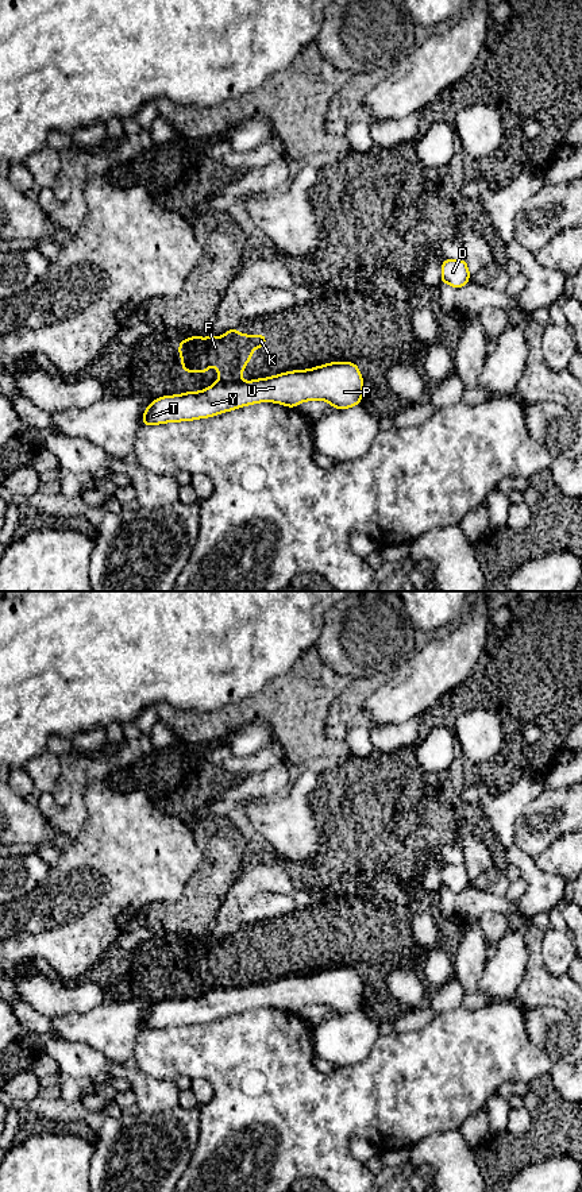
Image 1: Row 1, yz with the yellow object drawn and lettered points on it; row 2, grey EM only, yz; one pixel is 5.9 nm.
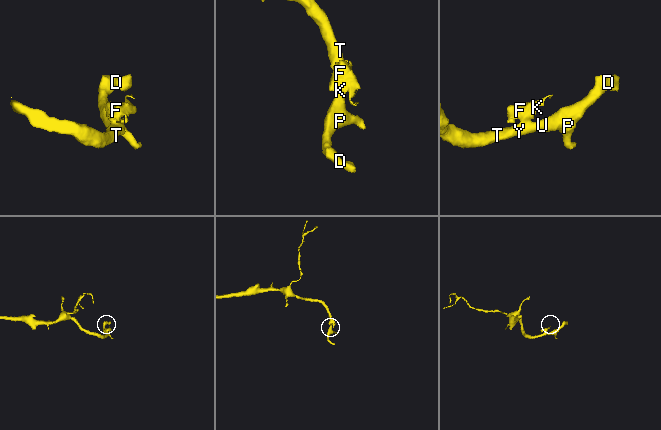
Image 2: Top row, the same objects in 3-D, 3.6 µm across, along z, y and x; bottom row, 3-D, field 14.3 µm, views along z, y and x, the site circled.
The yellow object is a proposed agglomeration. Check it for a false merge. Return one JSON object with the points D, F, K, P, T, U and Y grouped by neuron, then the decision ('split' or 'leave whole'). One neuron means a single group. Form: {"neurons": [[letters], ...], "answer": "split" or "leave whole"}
{"neurons": [["D", "P", "T", "U", "Y"], ["F", "K"]], "answer": "split"}

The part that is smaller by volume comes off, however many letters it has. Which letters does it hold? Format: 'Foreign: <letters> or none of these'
Foreign: F, K

